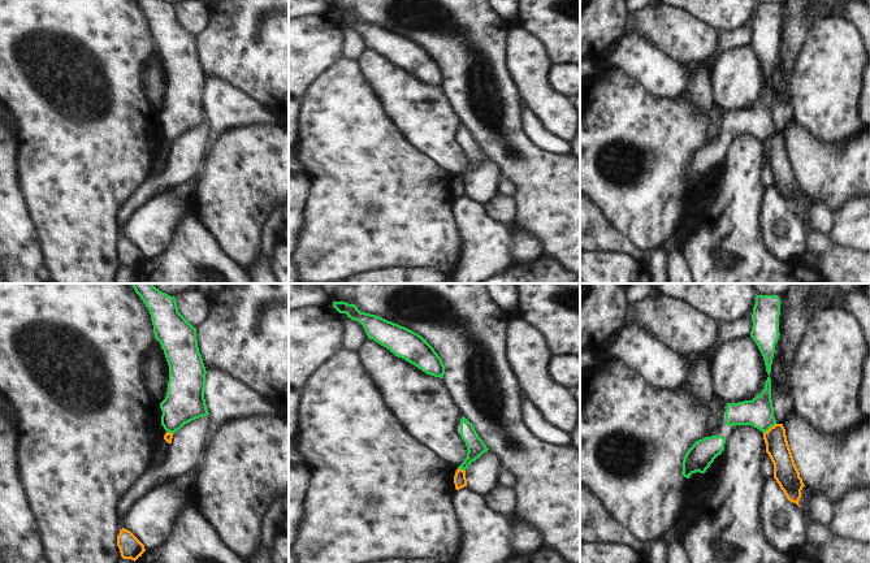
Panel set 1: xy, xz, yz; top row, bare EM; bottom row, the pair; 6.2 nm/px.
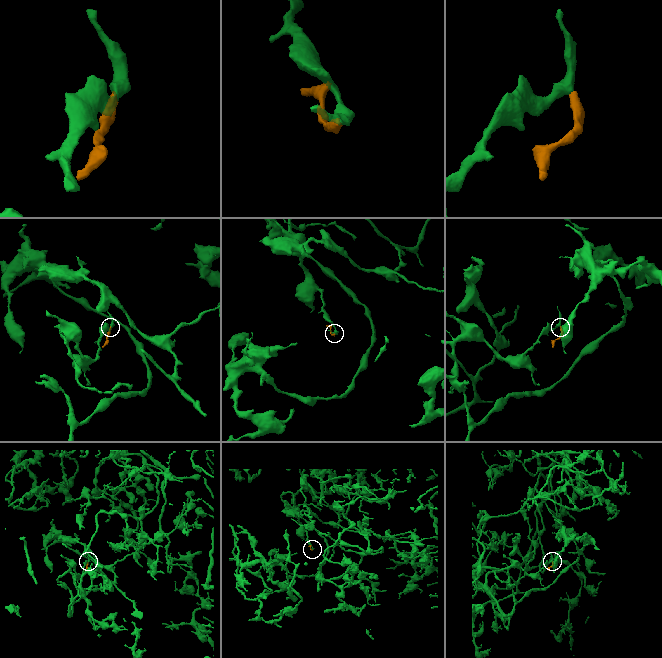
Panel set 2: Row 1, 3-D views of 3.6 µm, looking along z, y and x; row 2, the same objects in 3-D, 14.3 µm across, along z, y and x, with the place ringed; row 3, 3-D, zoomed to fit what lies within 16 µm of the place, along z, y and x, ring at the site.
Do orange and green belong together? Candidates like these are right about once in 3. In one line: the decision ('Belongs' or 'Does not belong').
Does not belong

